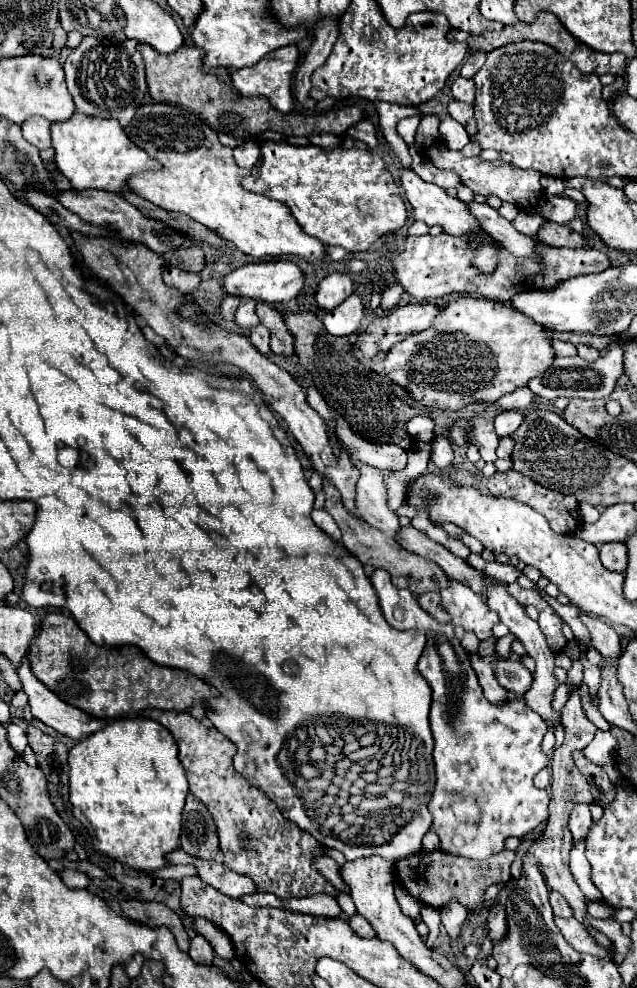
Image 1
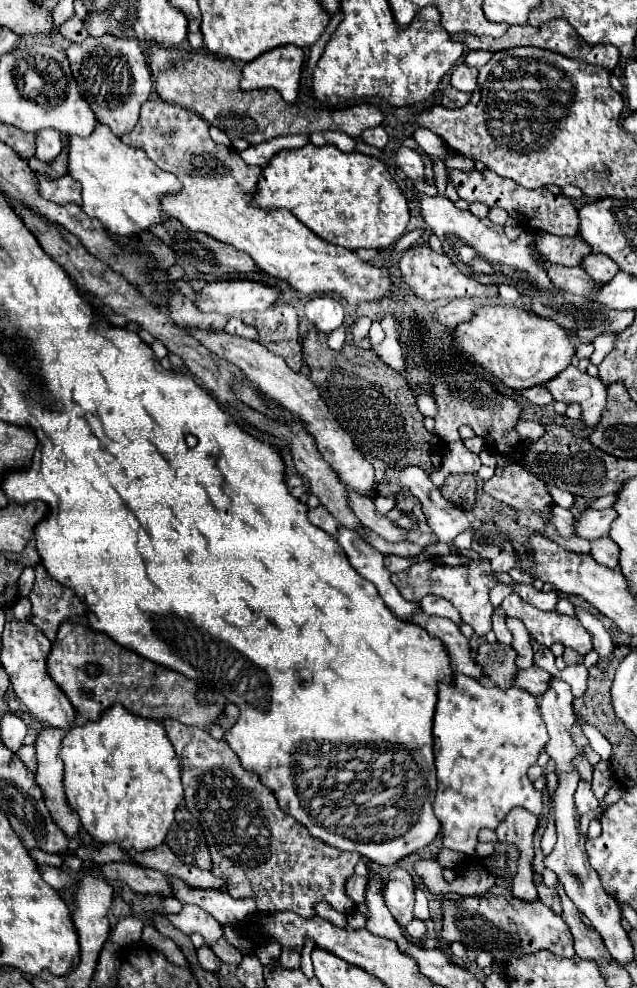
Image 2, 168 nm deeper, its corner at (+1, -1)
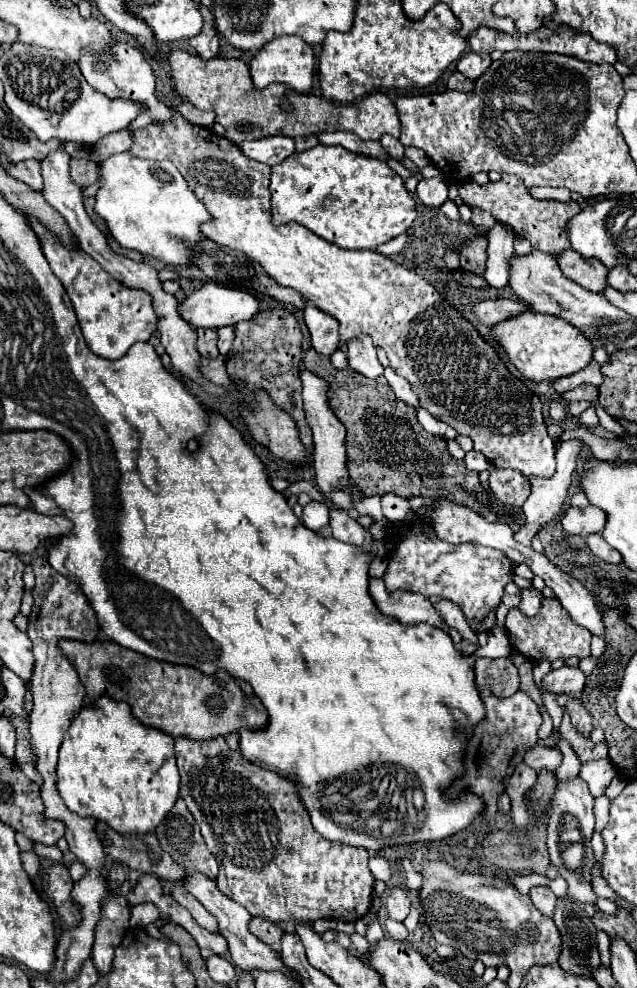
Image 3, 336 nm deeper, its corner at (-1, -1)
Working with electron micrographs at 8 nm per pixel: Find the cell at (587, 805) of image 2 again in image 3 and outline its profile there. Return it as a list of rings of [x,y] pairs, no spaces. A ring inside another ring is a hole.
[[[599,759],[599,761],[583,763],[579,775],[589,785],[589,793],[593,797],[599,797],[605,793],[607,785],[617,775],[617,769],[615,769],[615,765],[611,765],[609,759]]]

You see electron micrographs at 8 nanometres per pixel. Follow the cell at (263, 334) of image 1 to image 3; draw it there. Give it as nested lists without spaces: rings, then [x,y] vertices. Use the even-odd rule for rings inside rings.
[[[221,327],[217,333],[219,333],[219,343],[217,343],[219,351],[229,353],[229,349],[231,349],[231,345],[235,341],[235,329],[233,327]]]

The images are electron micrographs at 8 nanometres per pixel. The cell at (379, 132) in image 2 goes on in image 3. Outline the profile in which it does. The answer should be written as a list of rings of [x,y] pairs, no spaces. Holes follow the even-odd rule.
[[[383,135],[383,137],[381,137],[381,145],[383,145],[383,149],[385,149],[393,159],[401,159],[401,157],[403,157],[403,145],[401,145],[399,139],[395,139],[395,137],[391,137],[391,135]]]

